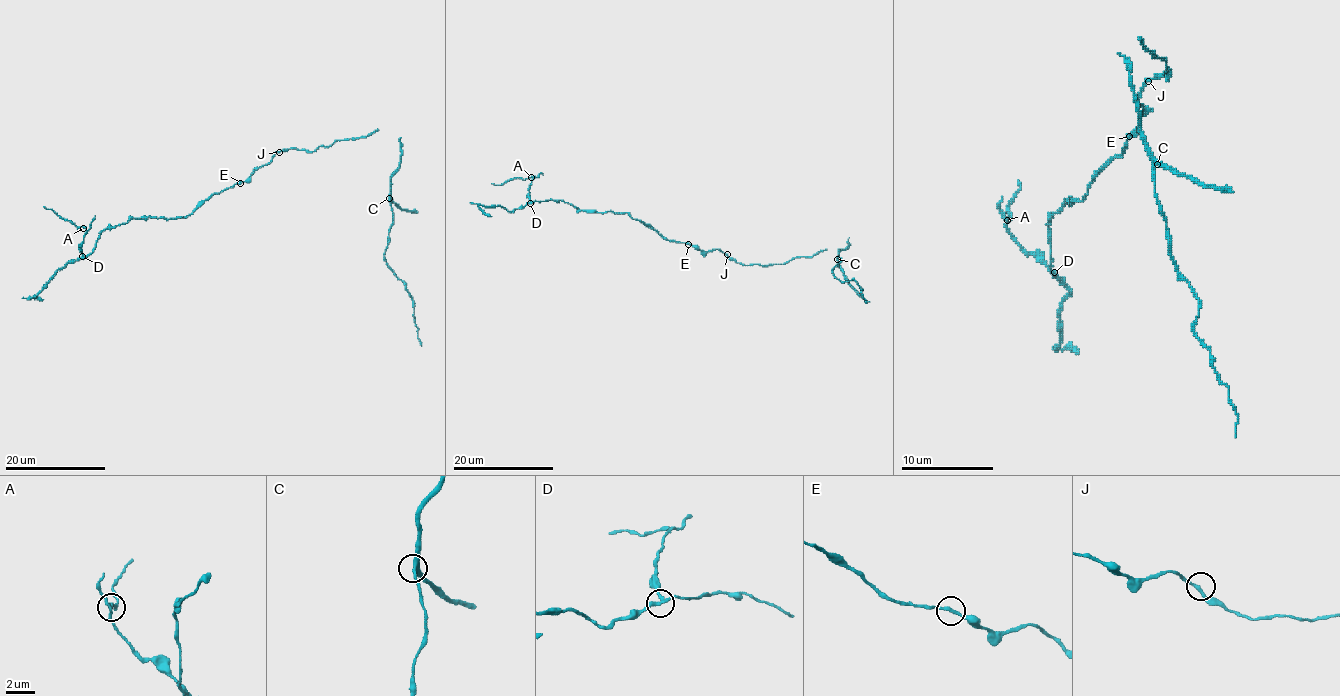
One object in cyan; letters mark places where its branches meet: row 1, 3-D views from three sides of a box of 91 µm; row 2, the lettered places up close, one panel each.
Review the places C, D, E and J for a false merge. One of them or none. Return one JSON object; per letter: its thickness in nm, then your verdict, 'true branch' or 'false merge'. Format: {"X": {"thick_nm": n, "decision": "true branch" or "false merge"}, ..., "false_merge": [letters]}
{"C": {"thick_nm": 320, "decision": "true branch"}, "D": {"thick_nm": 220, "decision": "false merge"}, "E": {"thick_nm": 220, "decision": "true branch"}, "J": {"thick_nm": 240, "decision": "true branch"}, "false_merge": ["D"]}

